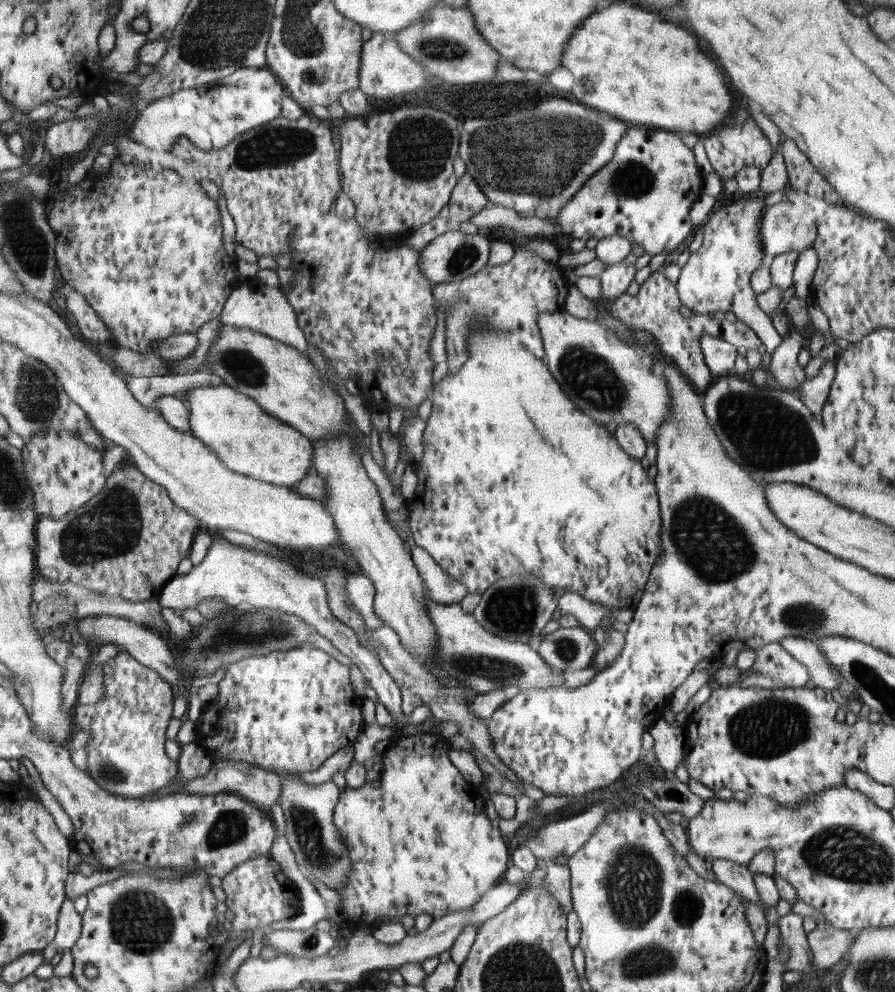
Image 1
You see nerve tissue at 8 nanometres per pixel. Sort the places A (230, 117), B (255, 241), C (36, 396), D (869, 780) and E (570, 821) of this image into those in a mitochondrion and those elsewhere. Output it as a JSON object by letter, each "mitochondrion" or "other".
{"A":"mitochondrion","B":"other","C":"mitochondrion","D":"other","E":"other"}

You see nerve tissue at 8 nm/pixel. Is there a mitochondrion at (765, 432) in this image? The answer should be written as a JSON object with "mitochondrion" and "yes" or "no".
{"mitochondrion":"yes"}

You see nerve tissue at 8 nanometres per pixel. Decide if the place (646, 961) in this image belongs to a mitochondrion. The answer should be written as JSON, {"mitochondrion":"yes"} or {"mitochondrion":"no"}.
{"mitochondrion":"yes"}

